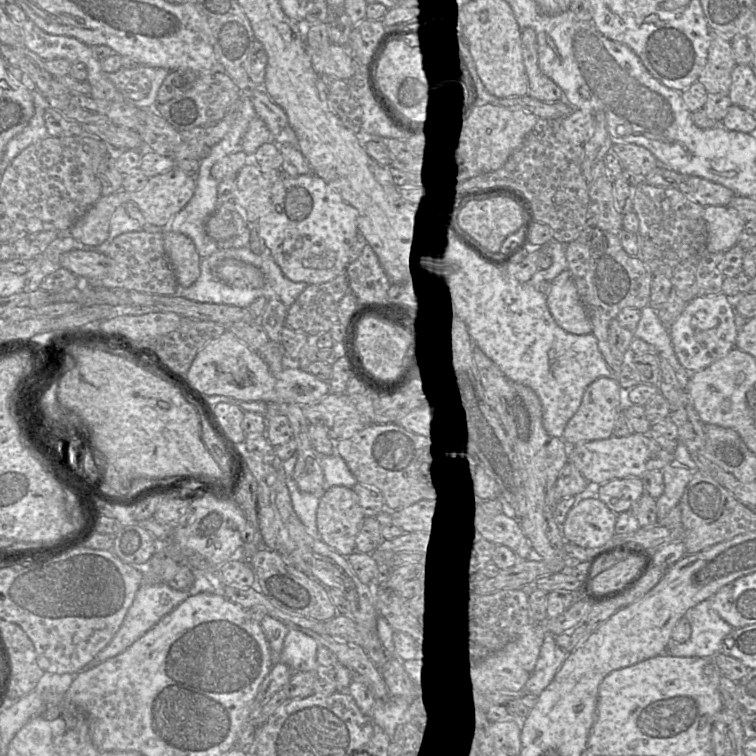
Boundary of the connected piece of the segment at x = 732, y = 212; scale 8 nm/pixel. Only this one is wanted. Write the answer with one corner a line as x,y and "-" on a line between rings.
705,206
703,217
707,226
706,247
709,253
725,252
737,245
747,222
735,209
728,206

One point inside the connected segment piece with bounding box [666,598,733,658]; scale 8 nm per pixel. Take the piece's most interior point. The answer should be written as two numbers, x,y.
708,629

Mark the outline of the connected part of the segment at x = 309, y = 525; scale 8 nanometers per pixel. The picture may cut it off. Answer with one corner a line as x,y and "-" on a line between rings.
298,453
283,461
286,485
293,508
304,524
307,533
315,539
320,539
320,534
317,529
317,509
321,494
303,492
298,488
293,478
293,471
297,459

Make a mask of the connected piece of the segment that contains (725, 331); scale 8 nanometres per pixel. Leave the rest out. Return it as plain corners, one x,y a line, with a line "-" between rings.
720,293
694,297
668,330
678,361
690,372
696,372
709,367
736,348
739,328
735,309
727,295

